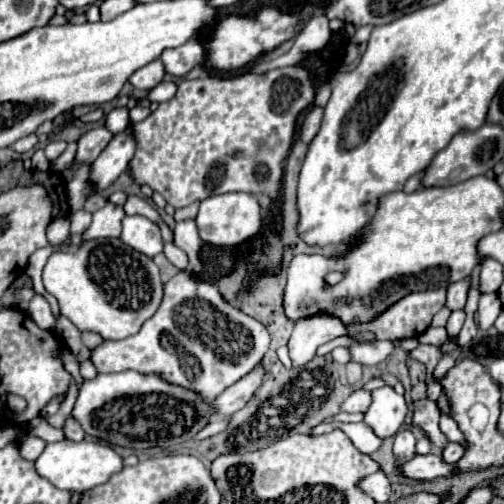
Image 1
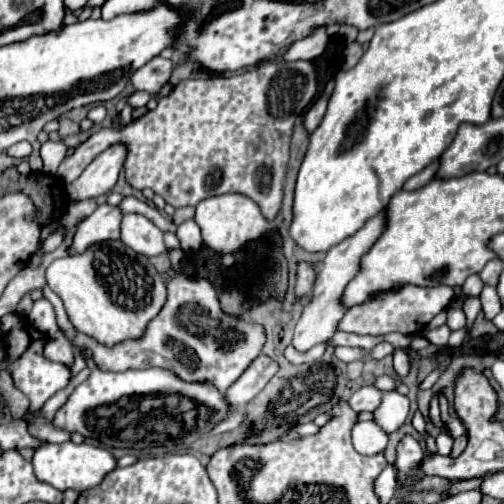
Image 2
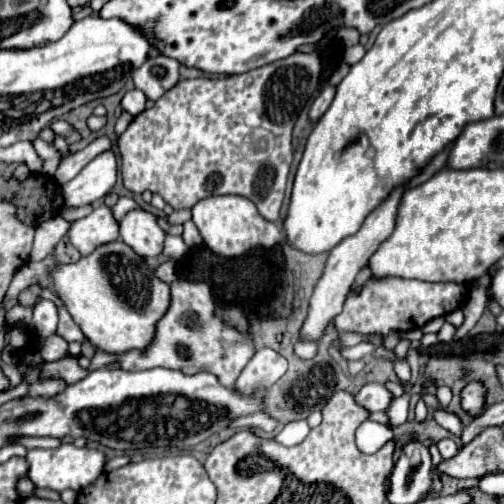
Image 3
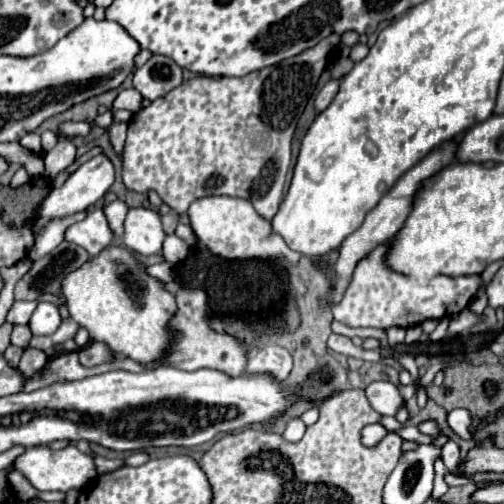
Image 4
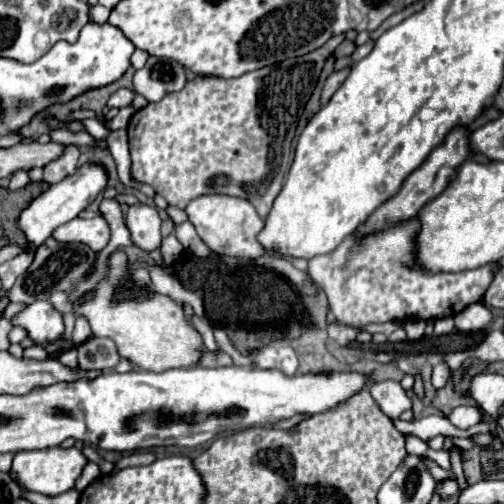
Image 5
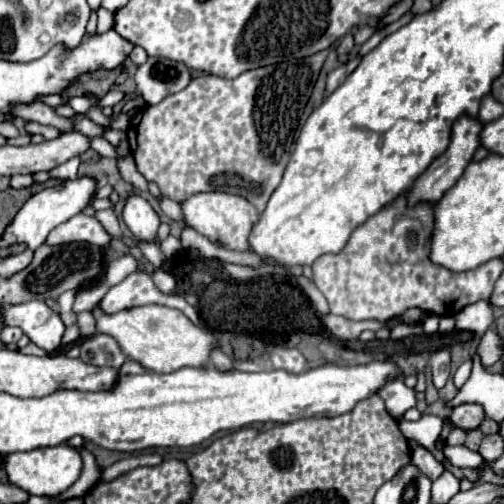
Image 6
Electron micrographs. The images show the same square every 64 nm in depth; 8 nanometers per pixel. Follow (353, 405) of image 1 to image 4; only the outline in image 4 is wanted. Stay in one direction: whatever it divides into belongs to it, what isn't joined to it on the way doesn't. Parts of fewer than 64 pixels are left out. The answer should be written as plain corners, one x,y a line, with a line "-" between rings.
372,382
366,388
366,398
372,408
384,416
396,416
398,410
406,404
398,386
392,382

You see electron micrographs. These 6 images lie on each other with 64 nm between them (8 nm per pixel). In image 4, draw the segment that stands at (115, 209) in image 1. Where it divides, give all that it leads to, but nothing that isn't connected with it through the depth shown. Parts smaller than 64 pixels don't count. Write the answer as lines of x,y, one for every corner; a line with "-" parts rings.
94,210
82,222
74,222
72,226
68,226
64,232
64,240
78,244
78,246
86,248
92,256
96,256
112,244
114,234
108,226
104,212

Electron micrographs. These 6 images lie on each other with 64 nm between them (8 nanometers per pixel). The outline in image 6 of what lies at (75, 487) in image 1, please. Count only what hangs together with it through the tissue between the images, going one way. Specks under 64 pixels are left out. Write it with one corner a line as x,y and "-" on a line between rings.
58,444
56,448
36,448
32,452
14,452
8,456
2,456
2,470
6,472
6,478
10,484
26,490
28,494
60,494
66,488
70,488
80,472
82,472
82,458
76,448
68,444

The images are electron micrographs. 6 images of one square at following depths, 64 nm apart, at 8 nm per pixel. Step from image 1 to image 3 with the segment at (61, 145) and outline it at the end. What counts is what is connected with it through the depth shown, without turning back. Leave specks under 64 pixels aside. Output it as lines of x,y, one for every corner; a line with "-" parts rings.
36,138
36,140
32,142
32,146
34,146
36,152
40,154
40,158
44,158
44,174
52,176
52,174
56,172
56,166
58,166
58,154
56,154
54,146
42,142
40,138

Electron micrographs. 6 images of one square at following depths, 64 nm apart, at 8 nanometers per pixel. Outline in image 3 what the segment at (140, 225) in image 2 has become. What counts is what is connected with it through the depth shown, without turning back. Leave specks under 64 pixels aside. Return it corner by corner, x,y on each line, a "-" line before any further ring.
132,210
120,222
120,238
140,256
158,256
164,246
166,232
158,226
158,218
150,210

